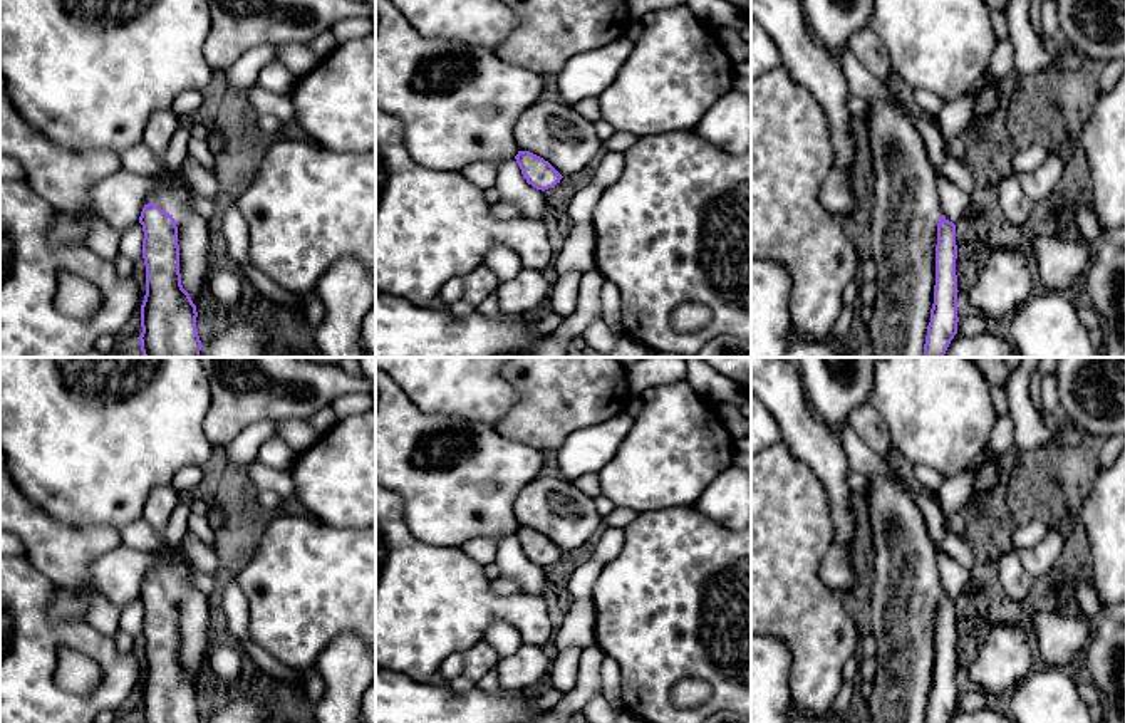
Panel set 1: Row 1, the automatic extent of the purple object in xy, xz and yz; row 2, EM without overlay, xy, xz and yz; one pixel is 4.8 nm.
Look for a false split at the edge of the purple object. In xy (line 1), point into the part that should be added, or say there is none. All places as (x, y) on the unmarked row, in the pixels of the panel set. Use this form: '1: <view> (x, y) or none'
1: none

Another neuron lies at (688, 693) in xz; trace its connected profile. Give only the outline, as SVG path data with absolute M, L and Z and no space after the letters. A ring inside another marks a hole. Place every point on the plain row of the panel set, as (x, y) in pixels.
M686 678L676 683L671 689L671 701L677 708L696 708L706 703L711 696L711 686L696 678Z

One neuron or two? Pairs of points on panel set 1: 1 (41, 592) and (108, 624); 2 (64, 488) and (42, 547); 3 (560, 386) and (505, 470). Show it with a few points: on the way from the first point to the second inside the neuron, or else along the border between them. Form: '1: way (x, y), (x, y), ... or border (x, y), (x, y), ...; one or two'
1: border (84, 618), (98, 631), (113, 638); two
2: border (24, 494), (61, 522), (93, 525); two
3: border (493, 428), (508, 438), (542, 450); two

